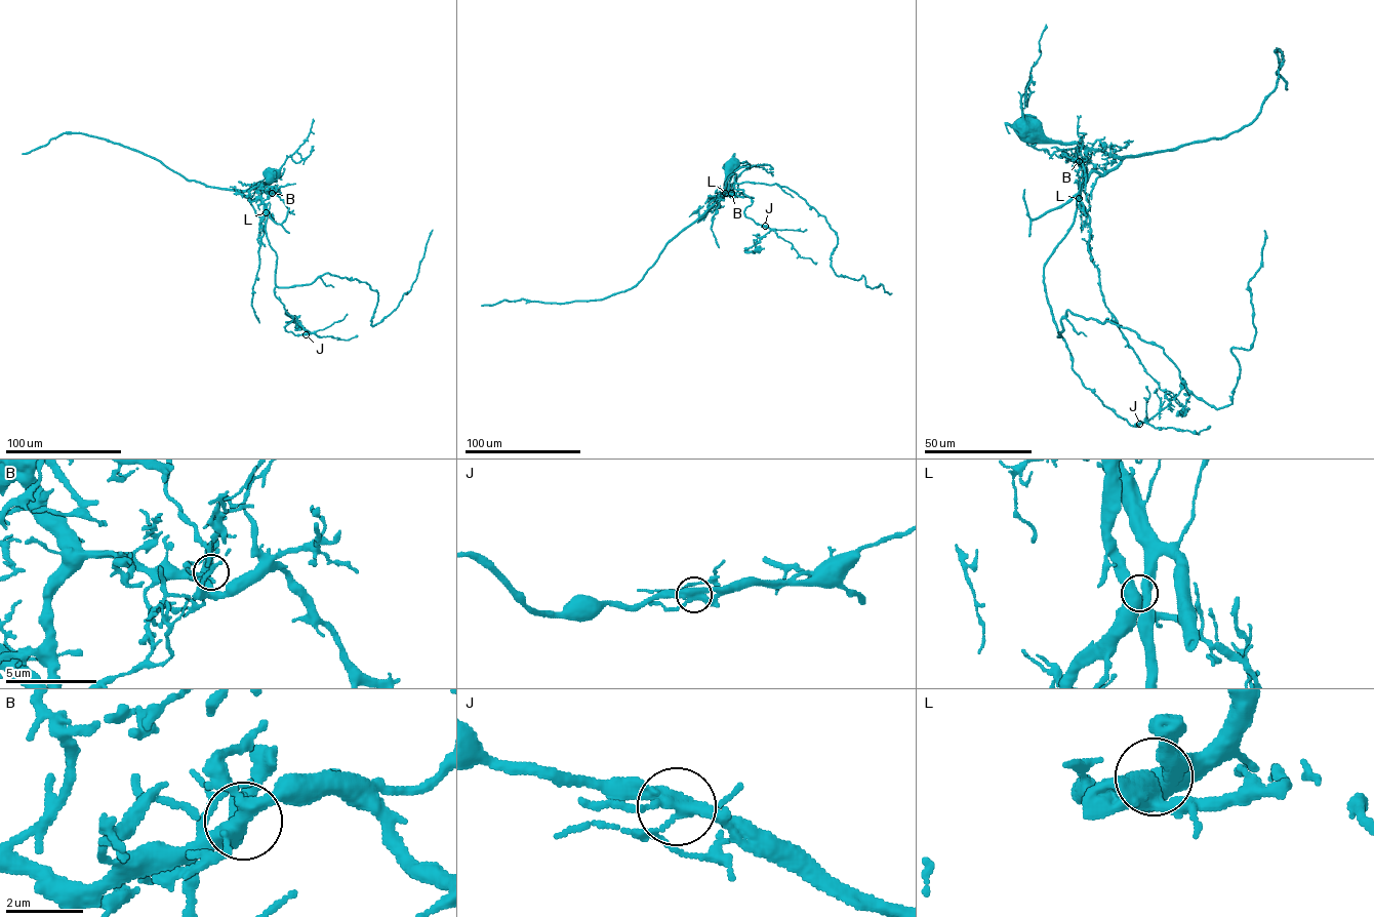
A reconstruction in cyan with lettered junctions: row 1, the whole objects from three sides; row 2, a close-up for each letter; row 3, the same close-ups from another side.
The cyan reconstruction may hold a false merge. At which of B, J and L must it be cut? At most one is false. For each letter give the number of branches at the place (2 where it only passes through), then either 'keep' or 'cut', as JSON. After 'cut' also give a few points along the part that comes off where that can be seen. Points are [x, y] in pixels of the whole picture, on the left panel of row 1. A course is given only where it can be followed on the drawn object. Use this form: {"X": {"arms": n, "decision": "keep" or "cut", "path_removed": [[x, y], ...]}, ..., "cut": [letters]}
{"B": {"arms": 4, "decision": "keep"}, "J": {"arms": 4, "decision": "cut", "path_removed": [[305, 334], [313, 332], [296, 321], [297, 324], [285, 322], [297, 318]]}, "L": {"arms": 5, "decision": "keep"}, "cut": ["J"]}

